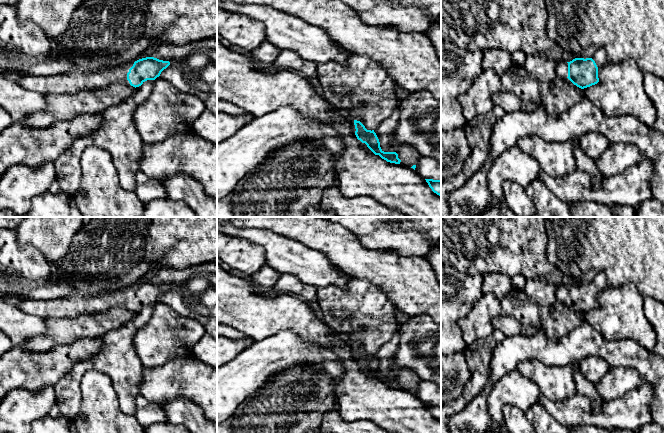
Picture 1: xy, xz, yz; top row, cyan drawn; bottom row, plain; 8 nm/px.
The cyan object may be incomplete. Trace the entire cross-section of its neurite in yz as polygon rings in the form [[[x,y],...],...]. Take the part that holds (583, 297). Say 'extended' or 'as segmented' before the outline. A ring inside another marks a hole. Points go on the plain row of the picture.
extended; [[[598,272],[591,282],[575,282],[570,286],[560,285],[556,290],[557,302],[568,302],[574,309],[584,313],[599,306],[598,293],[608,286],[604,272]]]

